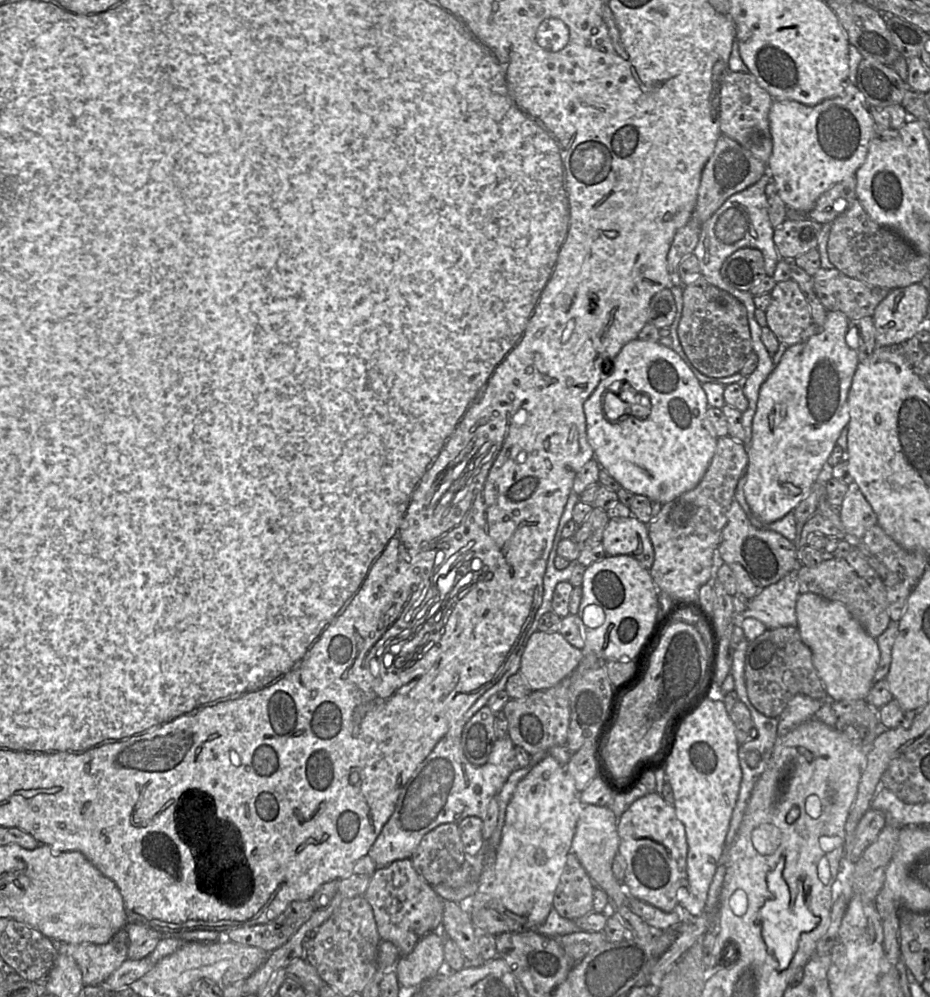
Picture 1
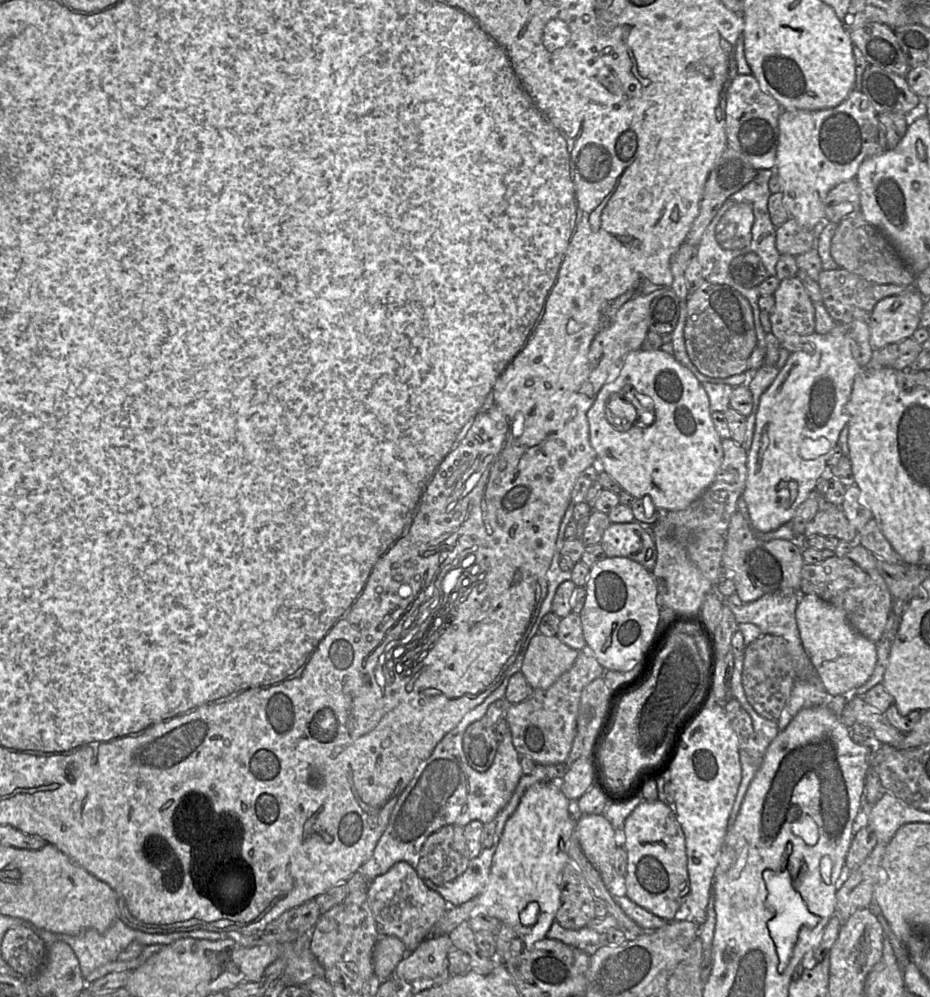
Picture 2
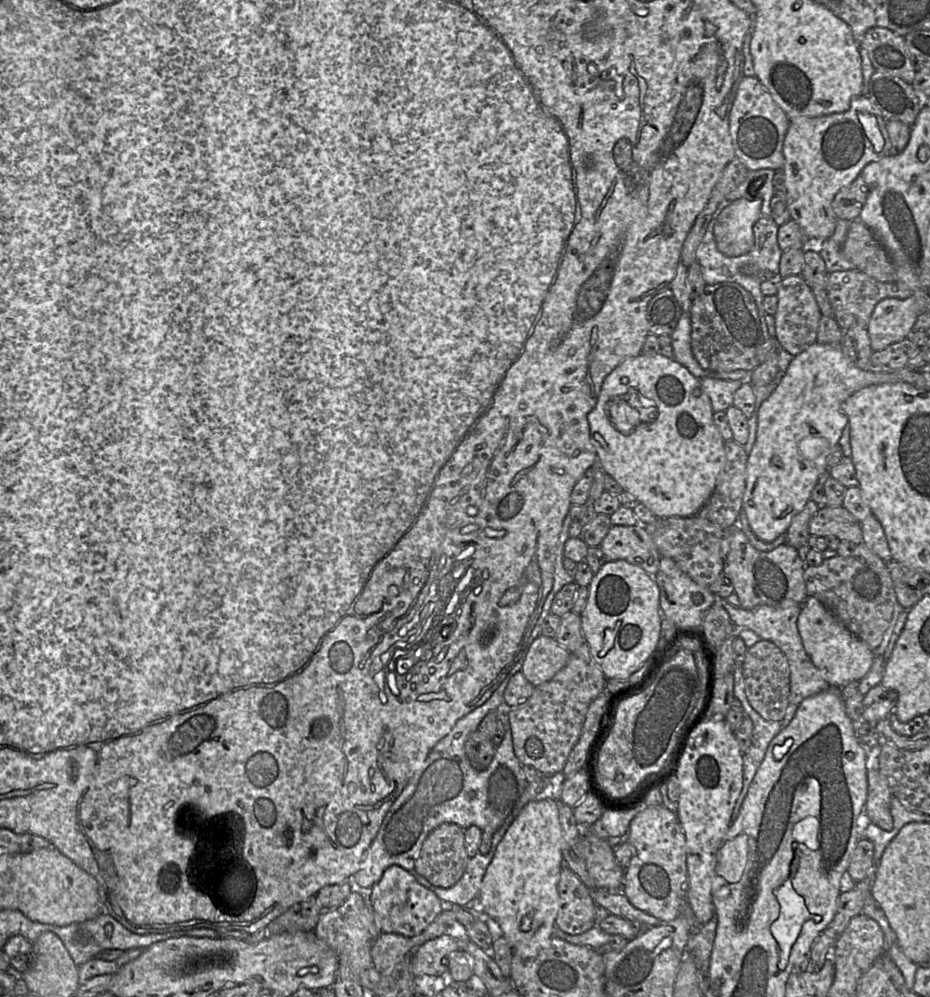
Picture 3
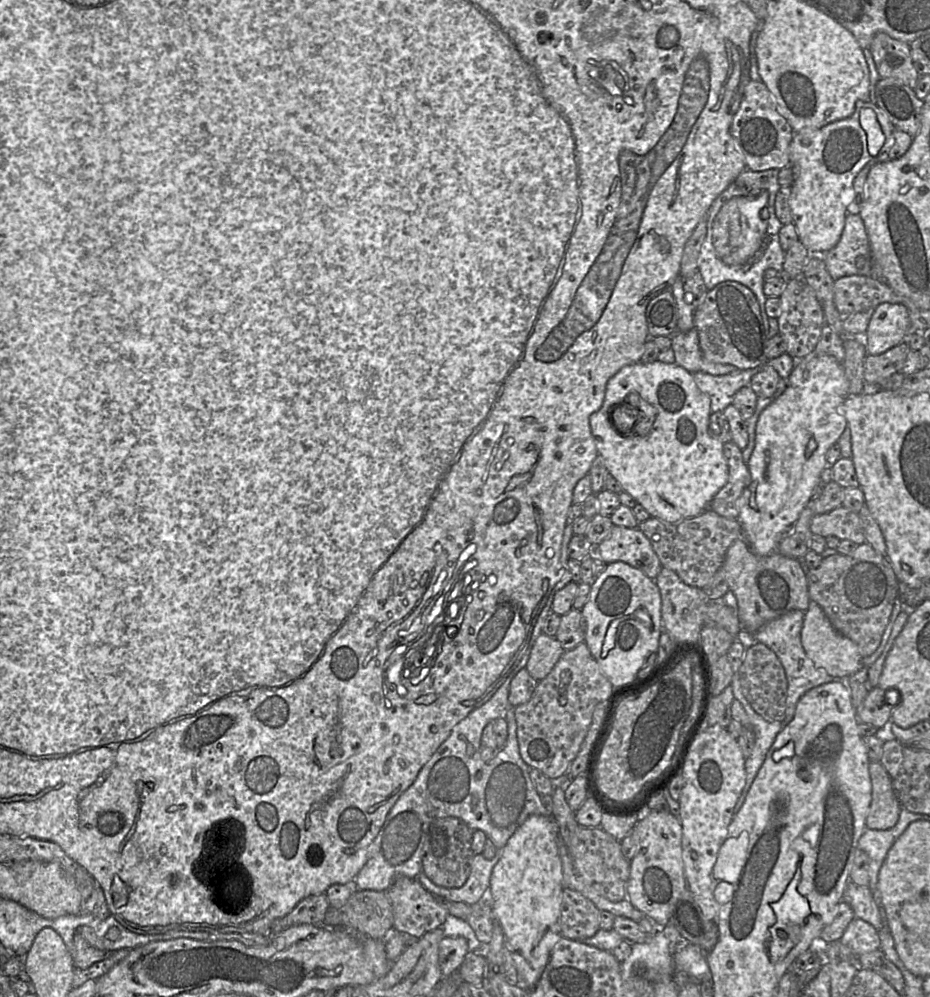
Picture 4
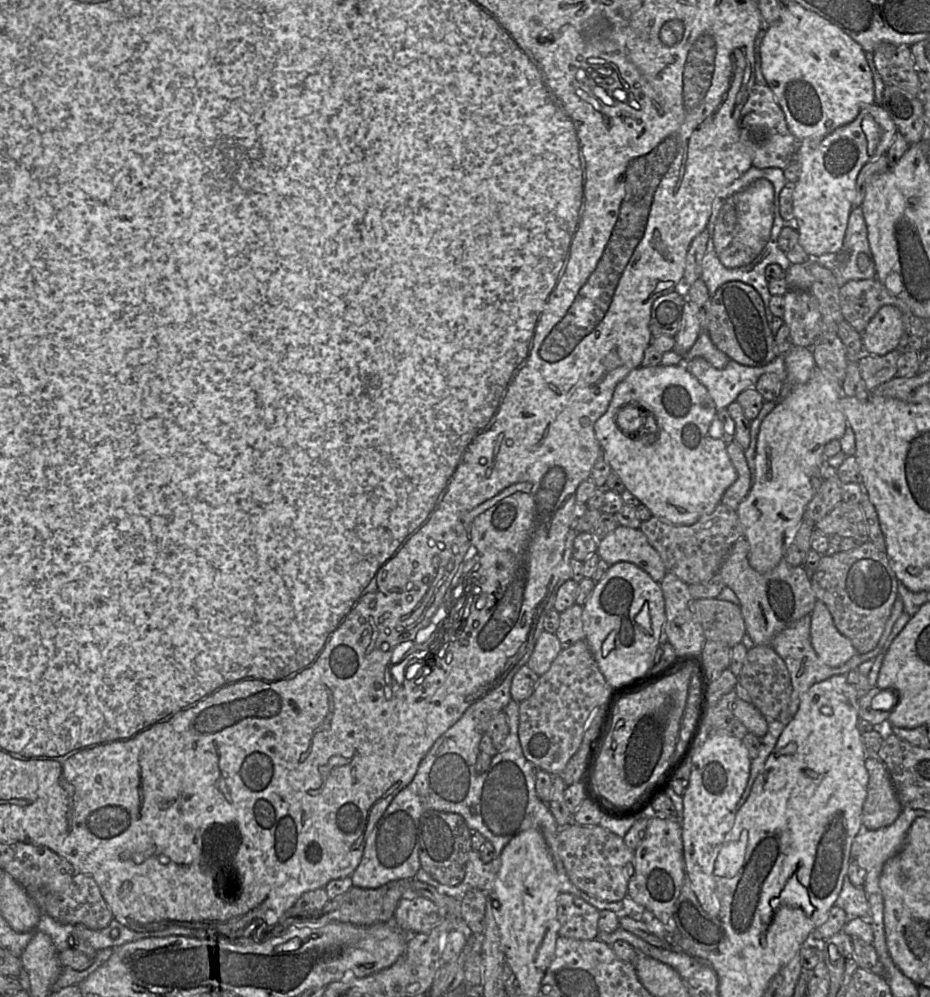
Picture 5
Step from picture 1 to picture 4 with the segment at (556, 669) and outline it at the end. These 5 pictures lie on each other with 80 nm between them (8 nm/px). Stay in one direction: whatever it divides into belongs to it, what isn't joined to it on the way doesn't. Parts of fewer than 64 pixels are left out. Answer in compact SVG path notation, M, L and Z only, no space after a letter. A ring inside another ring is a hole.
M542 633L532 646L525 668L539 682L551 672L563 652L564 649L555 636Z

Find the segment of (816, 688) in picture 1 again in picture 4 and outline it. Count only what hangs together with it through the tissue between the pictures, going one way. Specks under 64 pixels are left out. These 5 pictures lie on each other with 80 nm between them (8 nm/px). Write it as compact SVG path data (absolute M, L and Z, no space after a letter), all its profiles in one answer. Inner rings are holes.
M763 643L754 644L746 649L738 674L742 692L752 708L767 721L782 722L785 718L788 681L775 652Z

